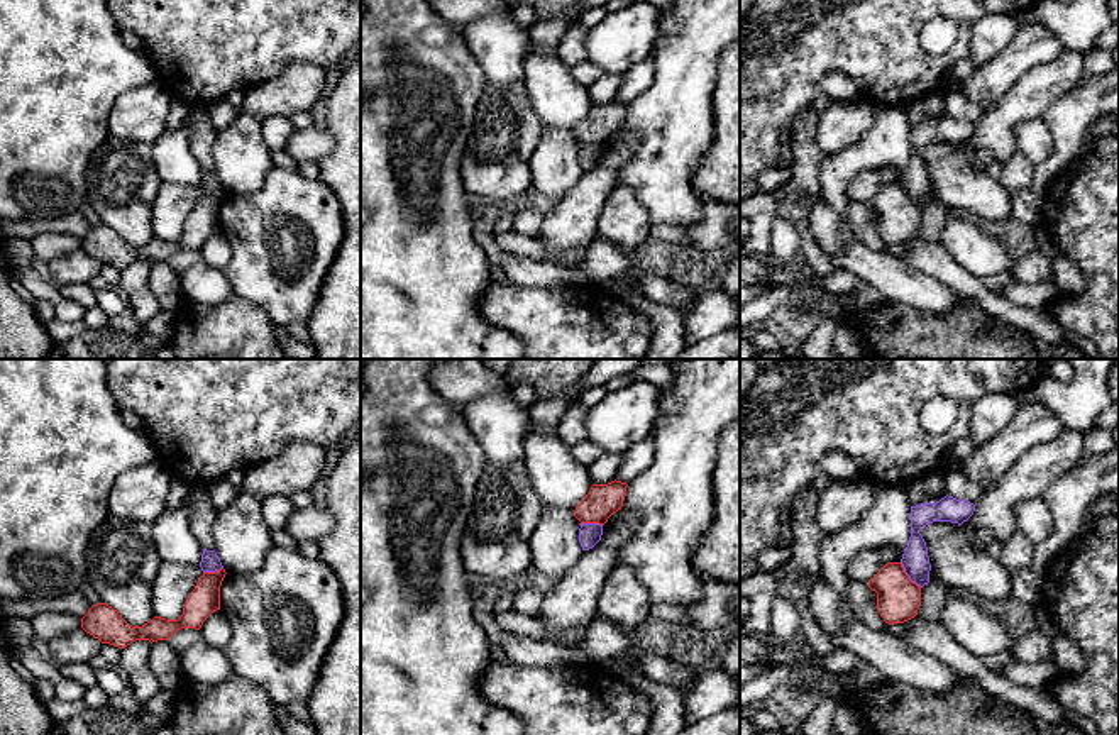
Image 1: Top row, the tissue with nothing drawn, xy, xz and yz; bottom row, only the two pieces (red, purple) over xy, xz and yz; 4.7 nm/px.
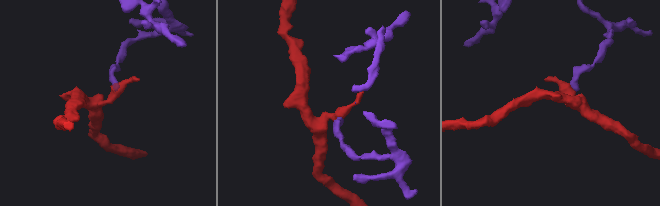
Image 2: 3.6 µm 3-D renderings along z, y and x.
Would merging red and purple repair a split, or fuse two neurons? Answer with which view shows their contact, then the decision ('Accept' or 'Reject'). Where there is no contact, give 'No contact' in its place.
Touches red in yz. Reject

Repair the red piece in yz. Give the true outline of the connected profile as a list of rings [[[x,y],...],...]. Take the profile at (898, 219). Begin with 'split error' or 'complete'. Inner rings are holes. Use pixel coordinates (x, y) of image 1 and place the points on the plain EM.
complete; [[[901,183],[885,185],[868,208],[877,213],[877,230],[885,244],[904,244],[918,235],[921,207],[909,200]]]

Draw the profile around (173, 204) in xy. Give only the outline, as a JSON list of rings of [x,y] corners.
[[[161,183],[152,207],[156,237],[178,240],[203,191],[196,185]]]

